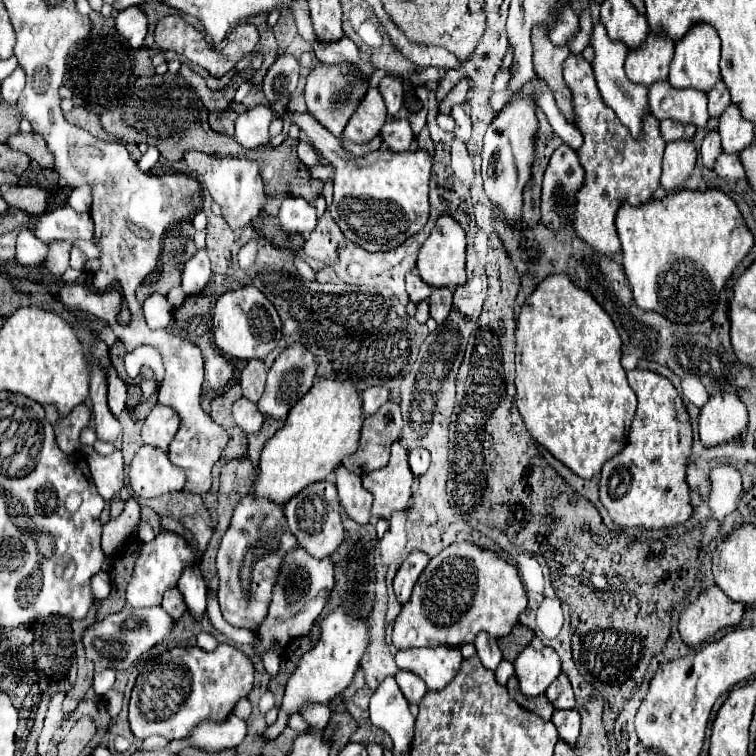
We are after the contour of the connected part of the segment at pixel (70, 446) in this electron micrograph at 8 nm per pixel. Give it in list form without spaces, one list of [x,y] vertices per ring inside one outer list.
[[[53,404],[45,406],[47,418],[51,422],[51,426],[55,428],[55,436],[57,436],[57,444],[61,450],[65,450],[67,454],[75,452],[81,448],[79,442],[79,432],[89,424],[91,418],[91,410],[85,404],[75,406],[67,416],[59,416],[57,408]]]

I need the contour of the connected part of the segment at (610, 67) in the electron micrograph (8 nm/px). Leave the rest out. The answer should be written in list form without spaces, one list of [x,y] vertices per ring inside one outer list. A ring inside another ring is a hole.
[[[595,22],[593,24],[593,30],[591,30],[591,48],[595,52],[595,58],[593,58],[591,66],[593,66],[595,80],[597,80],[597,86],[601,90],[601,96],[605,100],[605,104],[615,110],[617,118],[637,138],[639,132],[641,132],[643,114],[649,112],[649,102],[647,102],[647,88],[645,86],[639,86],[635,82],[629,82],[629,78],[625,76],[623,64],[625,64],[625,56],[627,56],[627,50],[629,48],[623,46],[621,42],[611,42],[611,38],[607,38],[607,30],[605,30],[605,26],[601,22]]]

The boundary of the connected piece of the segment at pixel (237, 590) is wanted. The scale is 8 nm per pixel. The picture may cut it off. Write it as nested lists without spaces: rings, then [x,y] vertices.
[[[247,494],[239,502],[217,554],[217,598],[221,612],[229,624],[237,628],[257,628],[263,622],[279,566],[285,554],[295,546],[297,540],[287,526],[283,506],[269,502],[267,498],[257,498],[255,494]]]

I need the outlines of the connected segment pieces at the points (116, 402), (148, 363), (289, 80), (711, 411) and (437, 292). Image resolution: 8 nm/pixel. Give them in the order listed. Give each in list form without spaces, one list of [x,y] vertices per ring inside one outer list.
[[[107,364],[107,382],[109,382],[109,410],[119,416],[125,410],[125,400],[127,400],[127,386],[125,382],[117,376],[115,368]]]
[[[140,346],[132,353],[125,356],[125,368],[131,378],[135,378],[143,368],[150,368],[153,371],[153,380],[157,384],[163,382],[165,378],[165,368],[159,353],[150,346]]]
[[[281,54],[263,78],[263,94],[269,100],[269,106],[275,114],[287,106],[289,96],[297,88],[299,80],[299,60],[291,54]]]
[[[715,394],[701,406],[699,438],[703,446],[717,446],[741,438],[747,428],[747,410],[737,394]]]
[[[433,288],[429,296],[429,306],[431,306],[431,316],[435,318],[437,324],[443,324],[445,318],[451,312],[451,290],[449,288]]]

